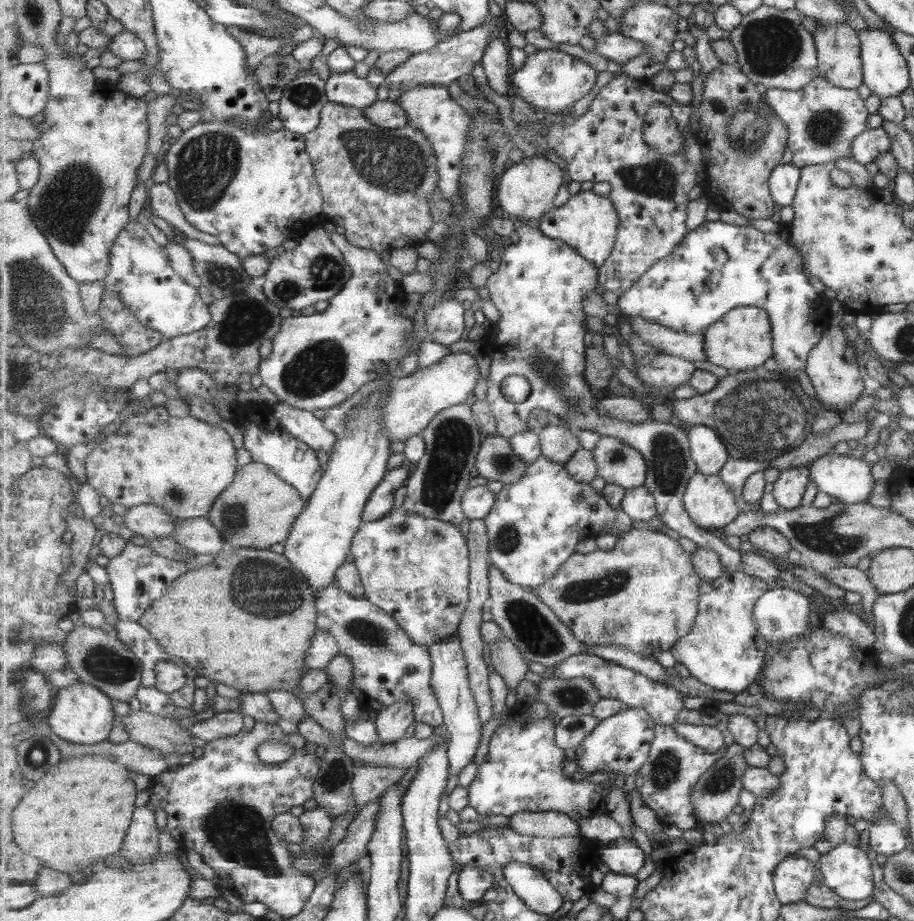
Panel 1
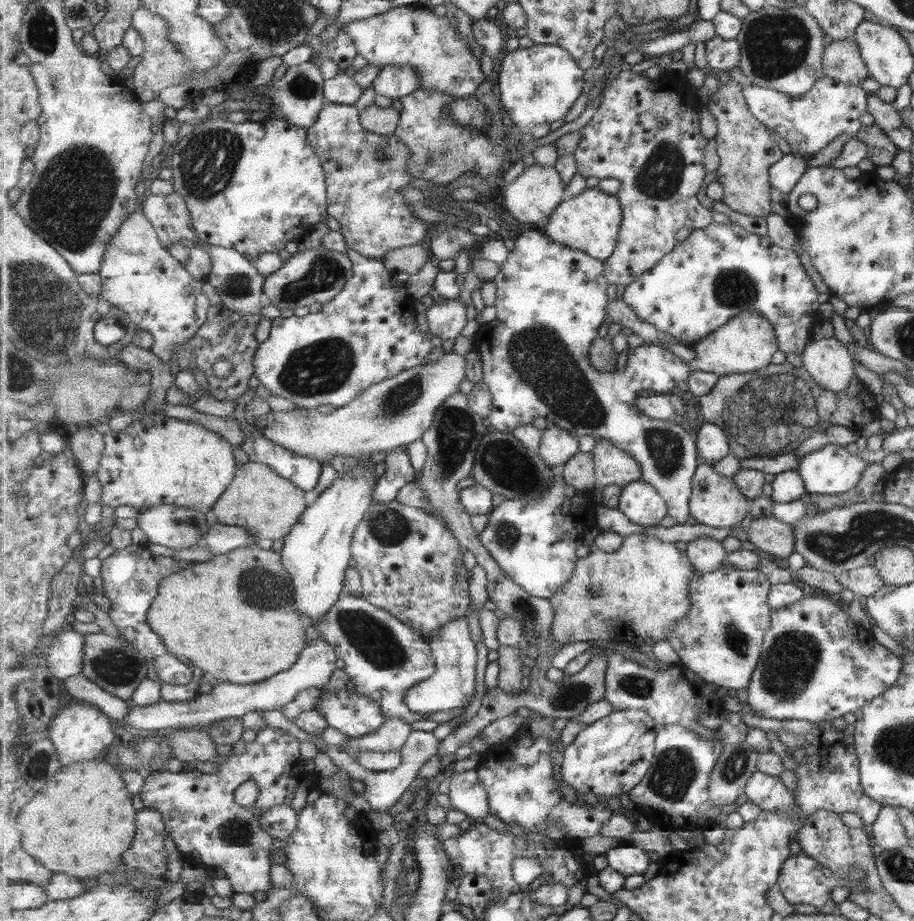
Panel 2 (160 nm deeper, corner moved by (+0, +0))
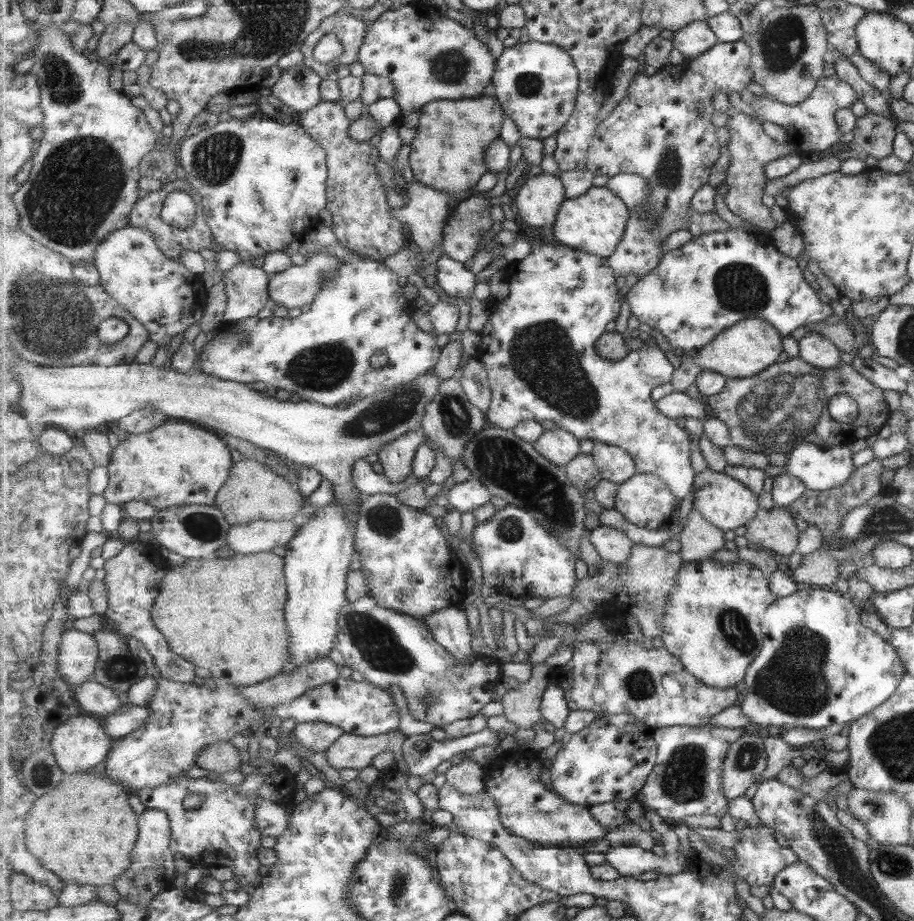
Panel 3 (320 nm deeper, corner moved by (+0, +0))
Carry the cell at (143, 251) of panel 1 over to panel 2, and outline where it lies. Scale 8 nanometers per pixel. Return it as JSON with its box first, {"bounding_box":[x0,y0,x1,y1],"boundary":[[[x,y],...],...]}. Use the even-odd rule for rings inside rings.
{"bounding_box":[99,211,212,364],"boundary":[[[141,211],[133,214],[119,229],[119,232],[108,244],[106,255],[99,275],[102,277],[103,300],[124,310],[139,328],[151,332],[154,336],[154,345],[151,350],[164,360],[166,364],[178,344],[189,342],[198,334],[198,330],[207,322],[208,312],[212,307],[209,298],[203,294],[202,280],[197,280],[191,272],[187,272],[185,264],[176,260],[162,244],[157,229]]]}

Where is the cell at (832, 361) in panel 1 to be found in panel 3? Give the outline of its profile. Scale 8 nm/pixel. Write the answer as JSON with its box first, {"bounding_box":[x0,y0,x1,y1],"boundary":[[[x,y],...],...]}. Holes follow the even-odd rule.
{"bounding_box":[799,332,839,368],"boundary":[[[807,332],[799,341],[799,356],[819,368],[833,368],[839,362],[839,351],[819,333]]]}

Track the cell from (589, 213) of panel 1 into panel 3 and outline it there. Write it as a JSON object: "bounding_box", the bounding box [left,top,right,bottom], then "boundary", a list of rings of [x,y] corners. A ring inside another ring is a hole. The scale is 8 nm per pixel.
{"bounding_box":[553,187,630,258],"boundary":[[[591,187],[591,190],[583,196],[567,199],[557,218],[553,226],[557,242],[573,249],[609,258],[618,251],[619,243],[626,235],[630,210],[619,196],[609,190],[609,187]]]}

